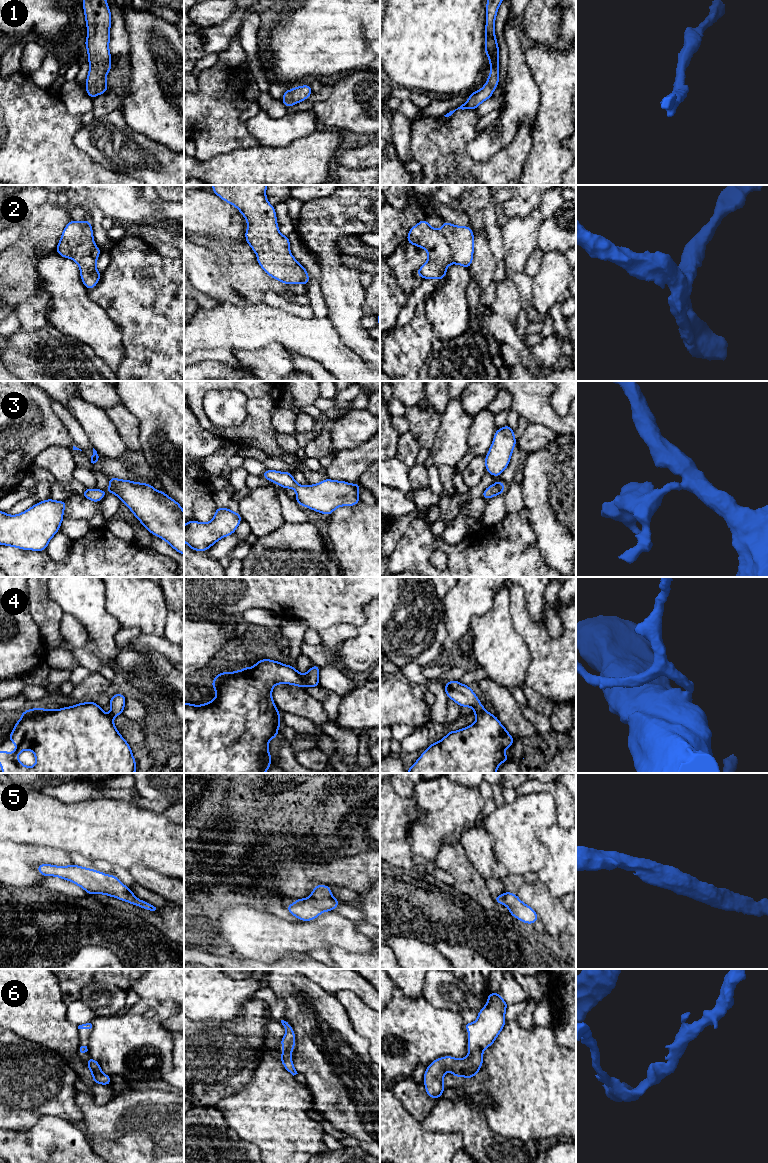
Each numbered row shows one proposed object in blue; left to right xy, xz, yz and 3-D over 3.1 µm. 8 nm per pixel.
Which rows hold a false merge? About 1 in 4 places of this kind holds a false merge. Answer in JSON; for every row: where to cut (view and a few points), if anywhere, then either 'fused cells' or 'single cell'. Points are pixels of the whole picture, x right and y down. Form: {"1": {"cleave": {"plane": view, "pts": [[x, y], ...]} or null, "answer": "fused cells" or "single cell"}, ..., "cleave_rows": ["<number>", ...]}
{"1": {"cleave": null, "answer": "single cell"}, "2": {"cleave": null, "answer": "single cell"}, "3": {"cleave": null, "answer": "single cell"}, "4": {"cleave": null, "answer": "single cell"}, "5": {"cleave": null, "answer": "single cell"}, "6": {"cleave": null, "answer": "single cell"}, "cleave_rows": []}

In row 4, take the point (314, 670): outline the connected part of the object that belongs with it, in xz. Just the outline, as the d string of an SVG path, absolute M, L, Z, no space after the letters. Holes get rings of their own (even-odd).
M270 659L259 660L255 663L256 665L254 667L246 667L242 670L229 673L219 673L211 682L216 693L215 699L211 702L203 703L199 706L193 705L192 703L184 703L184 773L265 773L271 767L270 758L273 756L268 751L268 745L272 738L277 737L281 724L280 712L277 710L271 696L273 687L276 684L291 684L303 689L307 685L318 689L320 667L313 665L306 674L300 674L296 668Z

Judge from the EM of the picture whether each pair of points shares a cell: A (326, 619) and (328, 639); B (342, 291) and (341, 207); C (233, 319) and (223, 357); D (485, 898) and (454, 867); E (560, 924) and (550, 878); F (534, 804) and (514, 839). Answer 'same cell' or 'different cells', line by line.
A: different cells
B: same cell
C: different cells
D: same cell
E: different cells
F: same cell

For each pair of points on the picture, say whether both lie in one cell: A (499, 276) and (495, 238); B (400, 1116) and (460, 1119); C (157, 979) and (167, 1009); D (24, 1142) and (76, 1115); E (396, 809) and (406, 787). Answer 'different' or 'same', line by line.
A: same
B: different
C: different
D: different
E: different

